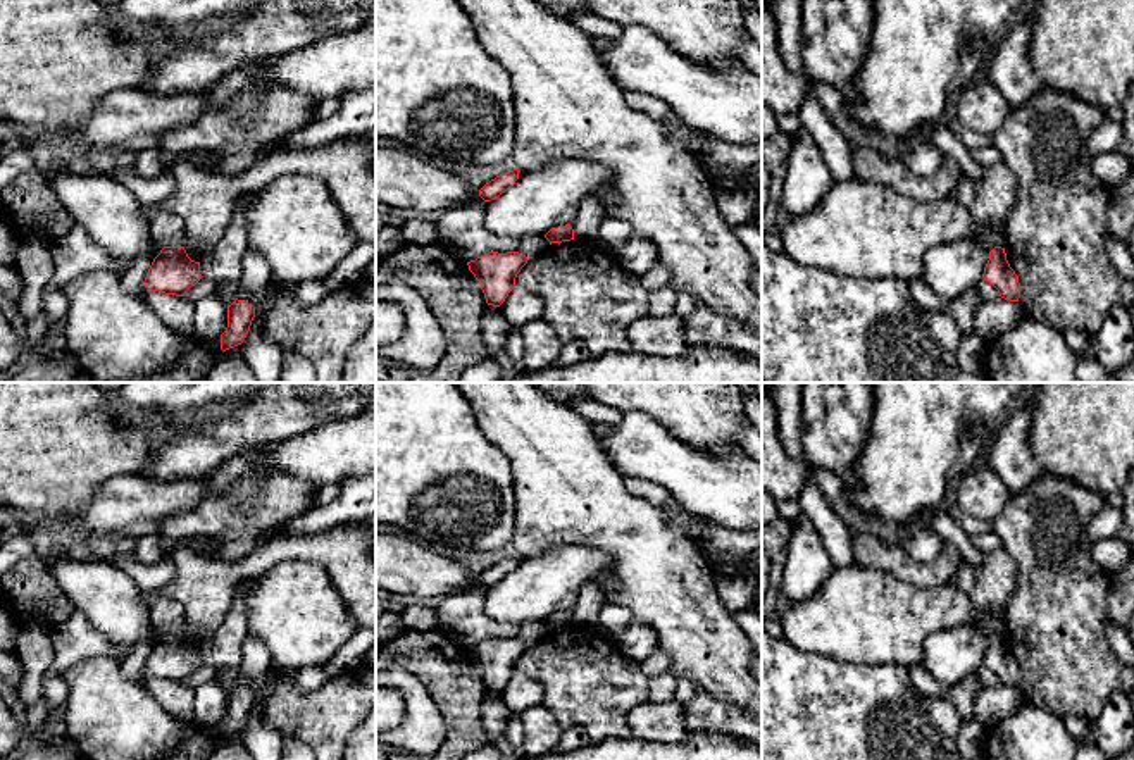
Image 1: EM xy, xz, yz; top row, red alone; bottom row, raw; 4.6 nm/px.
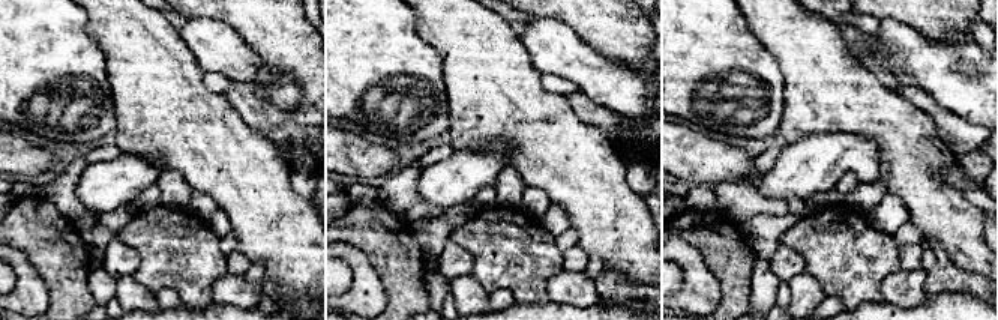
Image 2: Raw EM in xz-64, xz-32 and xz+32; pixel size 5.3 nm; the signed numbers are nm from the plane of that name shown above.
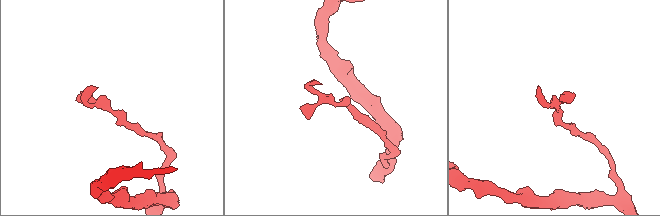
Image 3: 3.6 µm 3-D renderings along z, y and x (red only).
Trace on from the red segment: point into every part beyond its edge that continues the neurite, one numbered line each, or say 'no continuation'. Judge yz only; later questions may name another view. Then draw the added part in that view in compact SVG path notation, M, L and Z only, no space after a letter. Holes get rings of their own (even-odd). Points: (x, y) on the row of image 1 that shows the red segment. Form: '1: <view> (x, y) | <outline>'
1: yz (996, 236) | M994 221L991 229L986 233L989 246L1001 246L1005 248L1006 243L1006 226L1001 221Z

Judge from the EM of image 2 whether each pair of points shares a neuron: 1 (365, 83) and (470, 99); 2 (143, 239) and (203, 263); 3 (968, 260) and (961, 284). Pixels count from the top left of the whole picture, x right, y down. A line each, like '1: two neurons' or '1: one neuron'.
1: two neurons
2: one neuron
3: two neurons

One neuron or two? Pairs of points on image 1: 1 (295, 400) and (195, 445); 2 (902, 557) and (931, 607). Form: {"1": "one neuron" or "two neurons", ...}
{"1": "one neuron", "2": "two neurons"}

